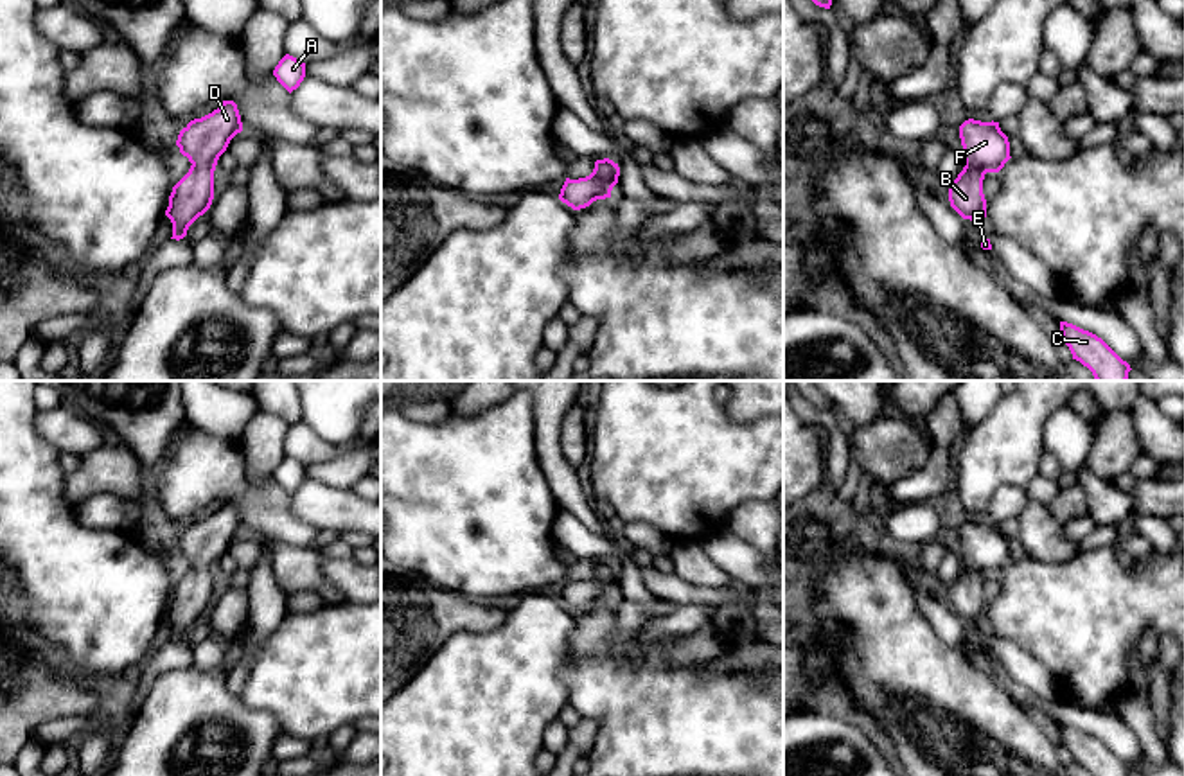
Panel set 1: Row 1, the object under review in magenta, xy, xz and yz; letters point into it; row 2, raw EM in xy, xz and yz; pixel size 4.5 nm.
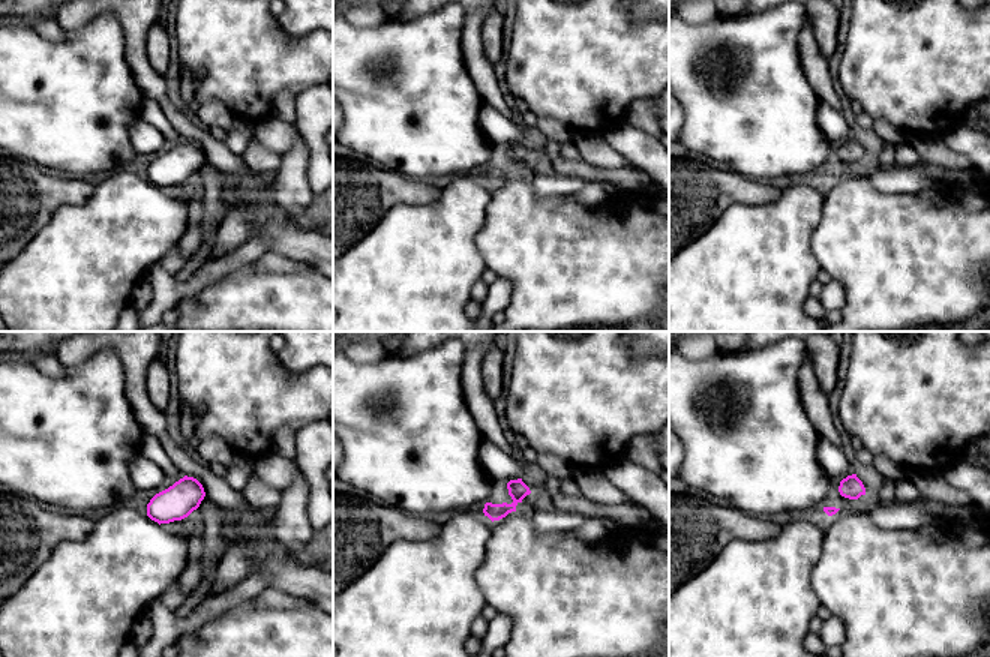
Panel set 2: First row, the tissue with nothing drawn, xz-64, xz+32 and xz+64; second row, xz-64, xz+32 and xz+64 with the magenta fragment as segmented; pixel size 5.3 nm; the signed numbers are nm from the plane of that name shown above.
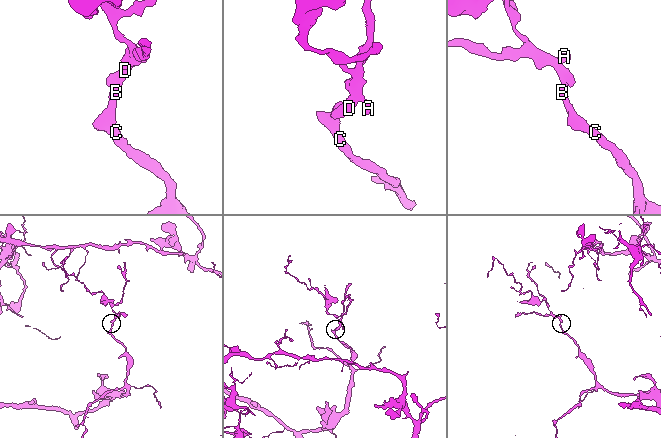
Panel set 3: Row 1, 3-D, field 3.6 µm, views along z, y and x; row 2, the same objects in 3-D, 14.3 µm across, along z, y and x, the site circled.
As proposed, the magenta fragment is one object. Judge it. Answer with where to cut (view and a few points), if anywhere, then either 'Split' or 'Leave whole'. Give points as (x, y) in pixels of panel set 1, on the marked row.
No split. Leave whole

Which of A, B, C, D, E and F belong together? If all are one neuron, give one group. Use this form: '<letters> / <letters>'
A B C D E F

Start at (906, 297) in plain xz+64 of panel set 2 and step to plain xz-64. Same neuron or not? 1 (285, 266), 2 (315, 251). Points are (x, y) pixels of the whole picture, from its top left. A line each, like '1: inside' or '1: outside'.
1: outside
2: outside

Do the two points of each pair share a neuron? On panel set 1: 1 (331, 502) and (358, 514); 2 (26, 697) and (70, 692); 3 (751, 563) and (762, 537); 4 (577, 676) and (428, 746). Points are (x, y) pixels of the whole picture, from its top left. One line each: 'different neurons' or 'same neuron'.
1: same neuron
2: same neuron
3: different neurons
4: different neurons

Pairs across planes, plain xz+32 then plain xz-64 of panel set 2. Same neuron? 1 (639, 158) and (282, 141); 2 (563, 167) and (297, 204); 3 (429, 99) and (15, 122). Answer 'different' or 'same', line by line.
1: same
2: different
3: same

